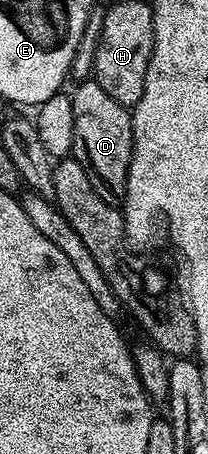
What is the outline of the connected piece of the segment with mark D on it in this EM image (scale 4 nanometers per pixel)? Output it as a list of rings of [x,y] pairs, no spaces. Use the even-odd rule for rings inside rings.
[[[82,81],[77,86],[70,95],[72,118],[76,125],[72,157],[80,169],[84,169],[92,189],[100,193],[101,199],[115,205],[125,204],[128,169],[134,148],[131,112],[122,107],[120,101],[112,101],[112,97],[108,97],[96,82]]]

